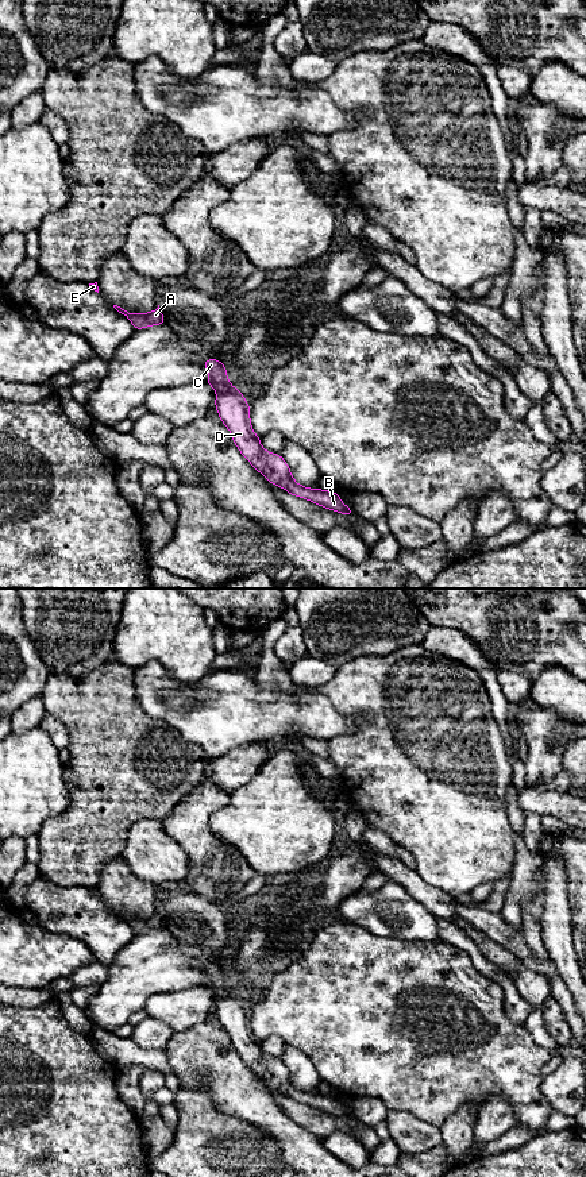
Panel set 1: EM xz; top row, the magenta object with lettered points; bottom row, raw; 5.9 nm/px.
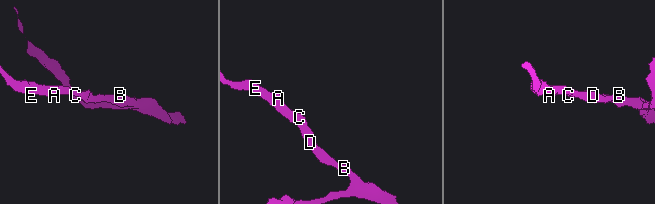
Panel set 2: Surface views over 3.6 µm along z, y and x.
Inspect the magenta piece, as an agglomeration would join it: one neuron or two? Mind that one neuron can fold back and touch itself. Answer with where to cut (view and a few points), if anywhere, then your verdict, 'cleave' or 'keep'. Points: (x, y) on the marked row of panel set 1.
no cut; keep

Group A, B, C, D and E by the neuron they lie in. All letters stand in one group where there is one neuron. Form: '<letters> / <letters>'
A B C D E

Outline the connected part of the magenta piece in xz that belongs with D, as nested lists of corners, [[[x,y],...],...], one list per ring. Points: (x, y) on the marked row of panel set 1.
[[[207,359],[204,366],[209,373],[209,378],[204,382],[217,391],[215,408],[220,420],[230,429],[235,445],[254,470],[262,472],[271,485],[281,486],[292,495],[351,517],[352,509],[340,501],[338,491],[308,489],[298,485],[282,455],[267,452],[261,445],[259,436],[251,427],[250,405],[242,391],[230,383],[225,366],[217,359]]]

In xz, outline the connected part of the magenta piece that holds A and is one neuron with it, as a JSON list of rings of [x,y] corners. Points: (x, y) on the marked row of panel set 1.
[[[117,305],[113,308],[124,314],[134,325],[135,331],[150,327],[150,325],[162,325],[166,324],[163,314],[161,313],[159,305],[155,310],[150,313],[128,313]]]

